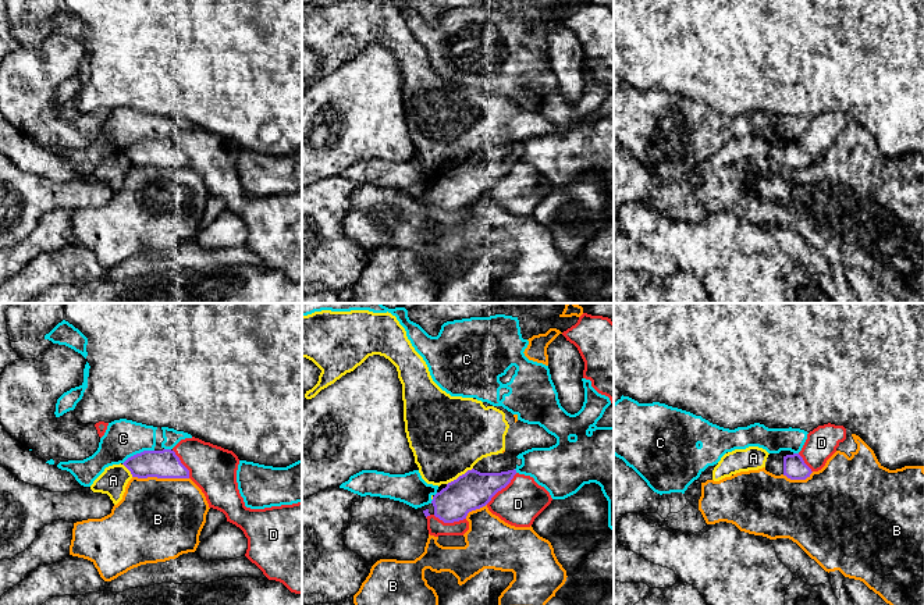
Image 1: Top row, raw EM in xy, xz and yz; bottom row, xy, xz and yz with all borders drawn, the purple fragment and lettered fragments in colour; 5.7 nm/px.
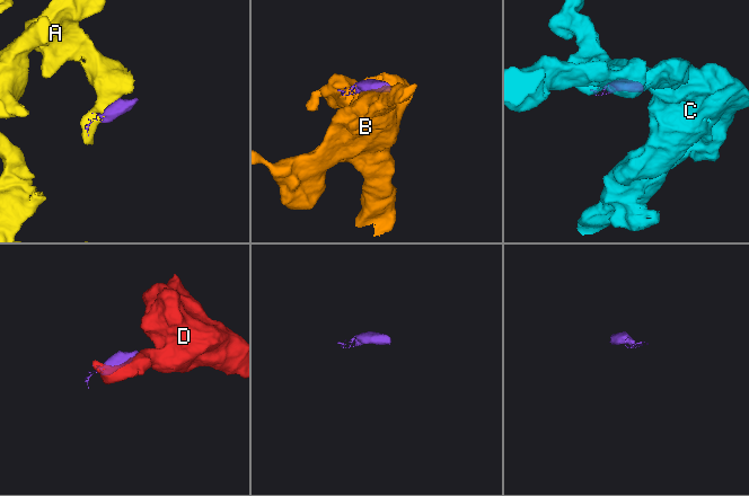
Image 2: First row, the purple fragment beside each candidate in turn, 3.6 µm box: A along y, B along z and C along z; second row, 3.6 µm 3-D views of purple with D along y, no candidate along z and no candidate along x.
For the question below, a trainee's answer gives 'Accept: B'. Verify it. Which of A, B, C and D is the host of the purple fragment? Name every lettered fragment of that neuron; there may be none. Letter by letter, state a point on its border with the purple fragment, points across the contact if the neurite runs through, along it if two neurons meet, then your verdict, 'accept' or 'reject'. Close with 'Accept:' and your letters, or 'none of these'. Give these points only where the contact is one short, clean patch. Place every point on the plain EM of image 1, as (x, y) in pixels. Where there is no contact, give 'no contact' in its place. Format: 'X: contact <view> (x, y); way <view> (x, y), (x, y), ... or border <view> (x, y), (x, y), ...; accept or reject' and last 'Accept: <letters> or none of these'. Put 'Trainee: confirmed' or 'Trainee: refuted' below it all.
A: contact xz (459, 164); reject
B: contact xy (160, 166); reject
C: contact xy (138, 142); reject
D: contact xz (501, 177); reject
Accept: none of these
Trainee: refuted

